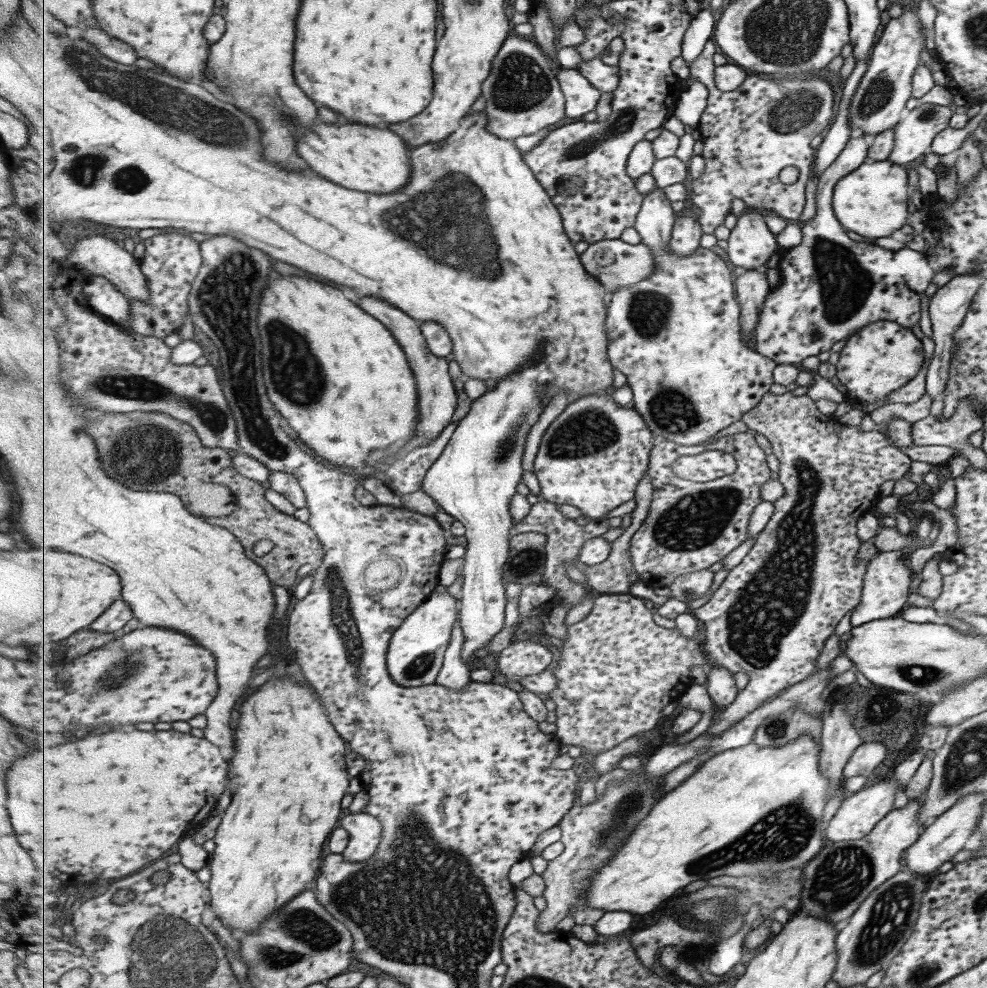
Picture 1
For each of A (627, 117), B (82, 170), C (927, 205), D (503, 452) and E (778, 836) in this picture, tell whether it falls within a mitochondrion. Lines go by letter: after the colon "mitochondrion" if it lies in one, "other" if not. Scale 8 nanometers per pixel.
A: mitochondrion
B: mitochondrion
C: other
D: mitochondrion
E: mitochondrion

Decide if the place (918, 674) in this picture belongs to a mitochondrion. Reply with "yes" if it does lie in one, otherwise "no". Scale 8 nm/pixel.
yes

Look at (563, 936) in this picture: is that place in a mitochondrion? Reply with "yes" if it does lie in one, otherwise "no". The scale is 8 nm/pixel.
no

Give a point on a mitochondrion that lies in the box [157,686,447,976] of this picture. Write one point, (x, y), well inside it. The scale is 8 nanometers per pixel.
(307, 929)

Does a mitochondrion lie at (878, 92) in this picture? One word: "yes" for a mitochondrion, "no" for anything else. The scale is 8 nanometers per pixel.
yes

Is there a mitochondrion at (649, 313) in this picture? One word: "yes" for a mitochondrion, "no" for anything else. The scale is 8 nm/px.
yes

